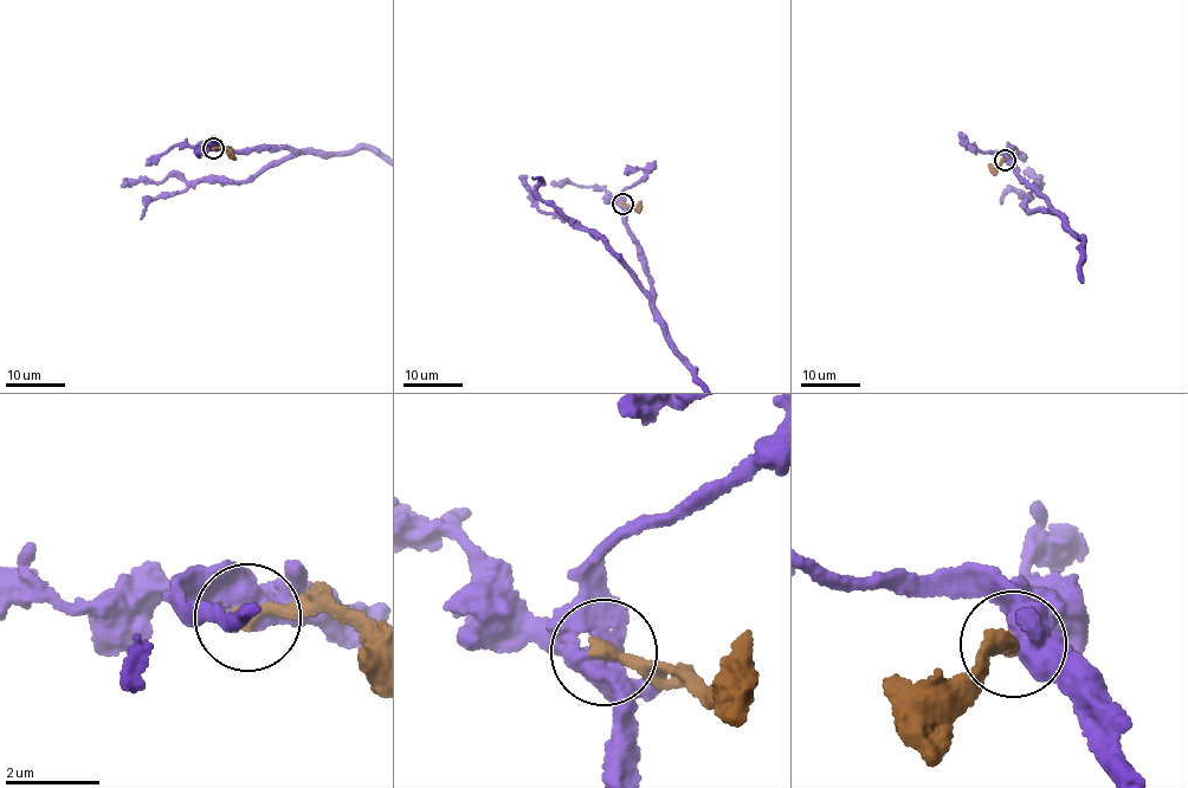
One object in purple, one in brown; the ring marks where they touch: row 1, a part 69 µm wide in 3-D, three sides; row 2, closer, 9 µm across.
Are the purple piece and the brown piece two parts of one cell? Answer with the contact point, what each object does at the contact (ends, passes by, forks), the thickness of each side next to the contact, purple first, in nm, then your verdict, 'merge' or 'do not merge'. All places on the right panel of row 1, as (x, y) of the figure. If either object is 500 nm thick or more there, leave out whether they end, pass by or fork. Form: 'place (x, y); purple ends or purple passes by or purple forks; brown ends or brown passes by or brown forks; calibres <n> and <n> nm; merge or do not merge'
place (1005, 160); calibres 550 and 280 nm; do not merge

